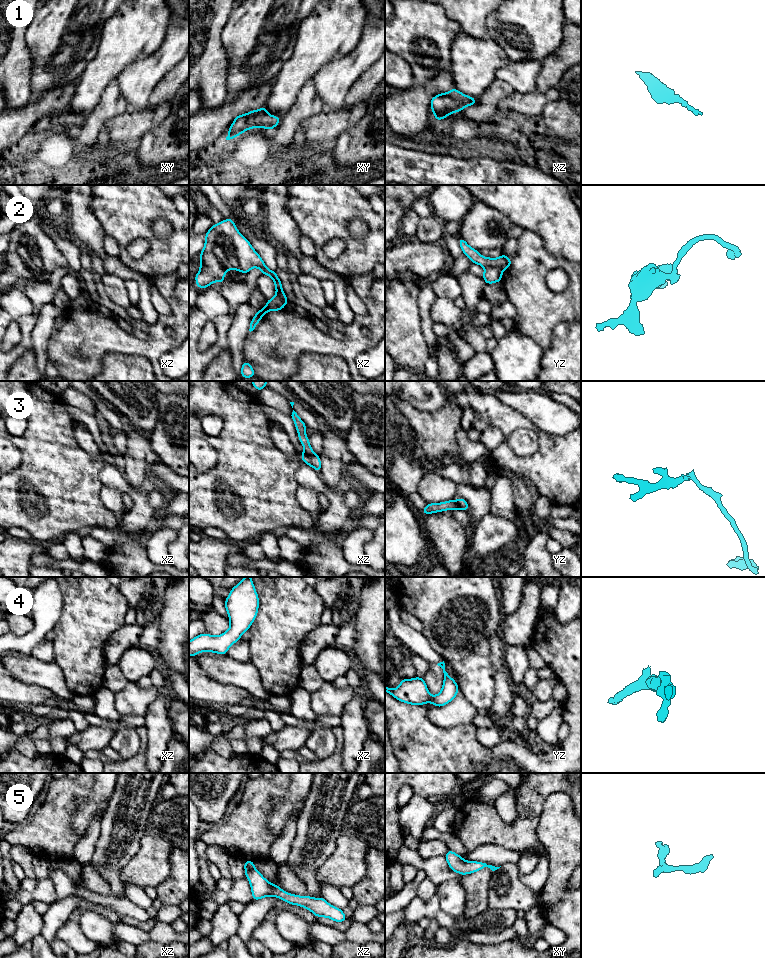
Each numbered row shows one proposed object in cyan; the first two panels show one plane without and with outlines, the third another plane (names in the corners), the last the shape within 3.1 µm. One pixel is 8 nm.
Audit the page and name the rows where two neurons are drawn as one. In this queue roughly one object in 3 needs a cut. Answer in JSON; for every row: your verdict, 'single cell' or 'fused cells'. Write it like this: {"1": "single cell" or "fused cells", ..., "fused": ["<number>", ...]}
{"1": "single cell", "2": "fused cells", "3": "single cell", "4": "single cell", "5": "single cell", "fused": ["2"]}

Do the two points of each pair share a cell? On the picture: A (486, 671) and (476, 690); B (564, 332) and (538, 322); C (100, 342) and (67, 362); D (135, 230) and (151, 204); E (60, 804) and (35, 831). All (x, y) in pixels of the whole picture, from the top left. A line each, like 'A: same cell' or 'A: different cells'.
A: same cell
B: different cells
C: same cell
D: same cell
E: same cell

